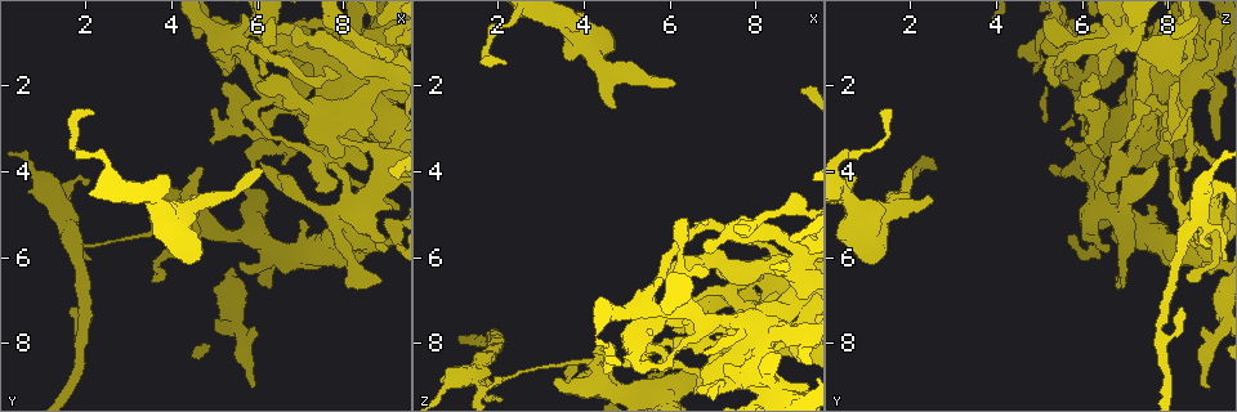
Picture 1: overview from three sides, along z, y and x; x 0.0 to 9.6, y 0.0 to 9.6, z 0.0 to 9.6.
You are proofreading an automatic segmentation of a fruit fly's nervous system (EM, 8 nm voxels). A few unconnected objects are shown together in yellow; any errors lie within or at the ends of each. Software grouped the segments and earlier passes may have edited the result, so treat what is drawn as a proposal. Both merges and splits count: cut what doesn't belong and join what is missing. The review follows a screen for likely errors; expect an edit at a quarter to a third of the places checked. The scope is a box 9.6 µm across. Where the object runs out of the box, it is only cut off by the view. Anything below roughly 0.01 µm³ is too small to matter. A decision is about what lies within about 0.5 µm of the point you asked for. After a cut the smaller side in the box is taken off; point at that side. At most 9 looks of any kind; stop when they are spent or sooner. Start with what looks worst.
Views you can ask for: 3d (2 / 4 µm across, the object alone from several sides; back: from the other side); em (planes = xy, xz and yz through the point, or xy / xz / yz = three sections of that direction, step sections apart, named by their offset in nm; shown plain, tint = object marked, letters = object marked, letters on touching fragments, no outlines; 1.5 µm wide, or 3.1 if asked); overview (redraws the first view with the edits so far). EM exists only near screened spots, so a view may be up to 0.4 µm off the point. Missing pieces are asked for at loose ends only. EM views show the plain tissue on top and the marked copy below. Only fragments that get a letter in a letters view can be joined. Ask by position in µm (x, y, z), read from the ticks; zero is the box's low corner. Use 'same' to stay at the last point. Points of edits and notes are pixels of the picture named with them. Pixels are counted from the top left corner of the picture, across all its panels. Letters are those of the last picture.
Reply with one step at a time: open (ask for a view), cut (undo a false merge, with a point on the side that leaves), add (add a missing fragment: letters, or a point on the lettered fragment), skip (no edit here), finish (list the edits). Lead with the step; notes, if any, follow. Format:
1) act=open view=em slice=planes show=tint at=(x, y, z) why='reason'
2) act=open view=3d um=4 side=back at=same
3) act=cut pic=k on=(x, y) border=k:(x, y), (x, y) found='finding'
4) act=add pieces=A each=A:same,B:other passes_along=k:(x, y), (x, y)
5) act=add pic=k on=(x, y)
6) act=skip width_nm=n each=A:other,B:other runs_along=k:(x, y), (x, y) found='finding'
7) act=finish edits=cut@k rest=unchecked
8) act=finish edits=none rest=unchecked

act=open view=em slice=planes show=tint at=(1.45, 5.15, 8.70) why='thin neck'

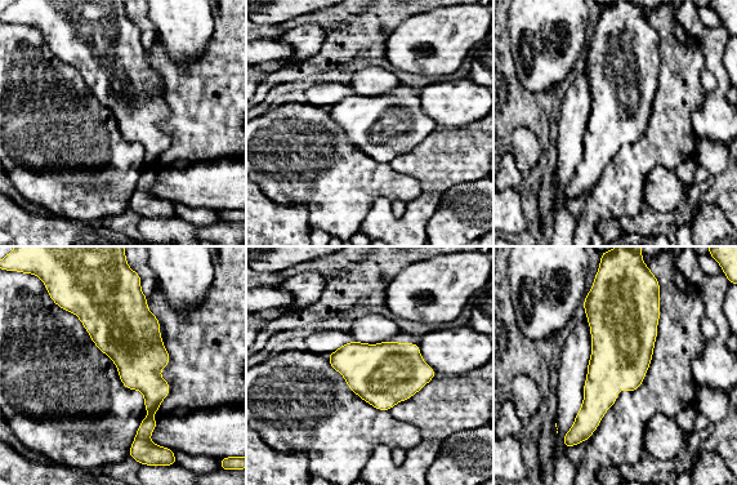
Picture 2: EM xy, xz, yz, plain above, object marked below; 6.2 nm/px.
act=open view=em slice=planes show=letters at=same why='see the neighbours'

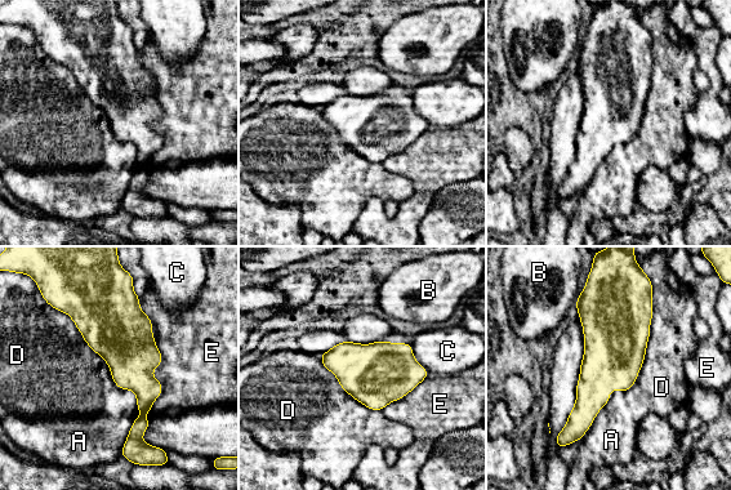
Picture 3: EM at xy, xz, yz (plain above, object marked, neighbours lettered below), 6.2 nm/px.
act=cut pic=3 on=(138, 378) each=A:other,B:other,C:other,D:other,E:other border=3:(141, 415), (145, 417) found='two neurons meet here'

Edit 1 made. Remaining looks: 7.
act=open view=em slice=yz step=8 show=tint at=(8.90, 3.70, 6.20) why='abrupt turn'

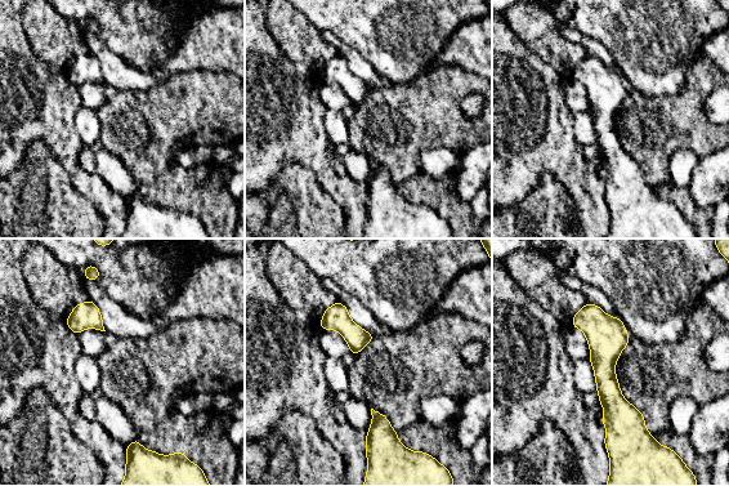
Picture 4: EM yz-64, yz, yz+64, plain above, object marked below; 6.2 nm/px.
act=open view=em slice=planes show=letters at=same why='another direction'

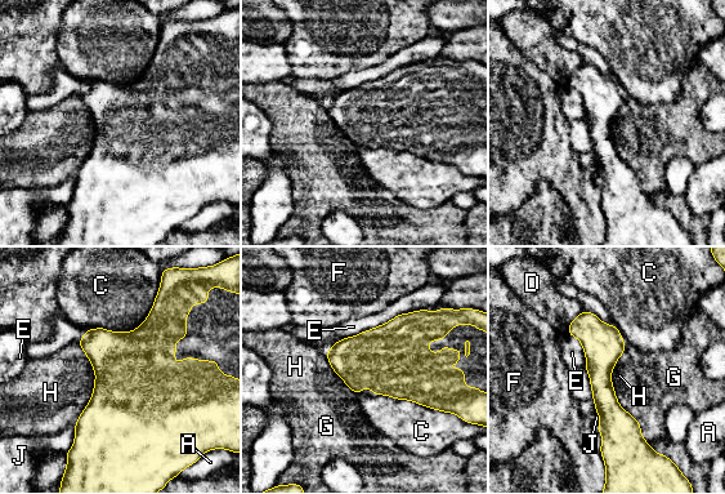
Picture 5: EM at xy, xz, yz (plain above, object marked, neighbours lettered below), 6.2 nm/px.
act=skip each=A:other,C:other,D:other,E:other,F:other,G:other,H:other,J:other border=5:(79, 343), (94, 387), (74, 422) found='all the same neuron'

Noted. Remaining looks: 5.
act=open view=em slice=xz step=4 show=letters at=(9.00, 5.80, 6.60)

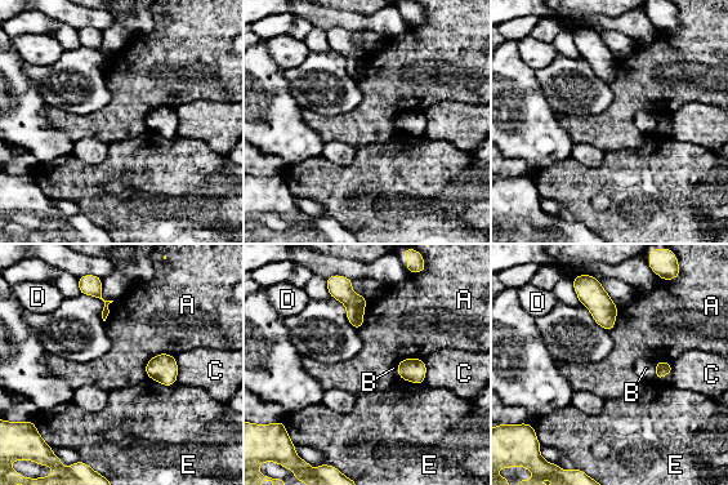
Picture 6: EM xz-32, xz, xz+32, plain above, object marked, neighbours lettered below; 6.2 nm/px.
act=open view=em slice=xy step=4 show=letters at=same

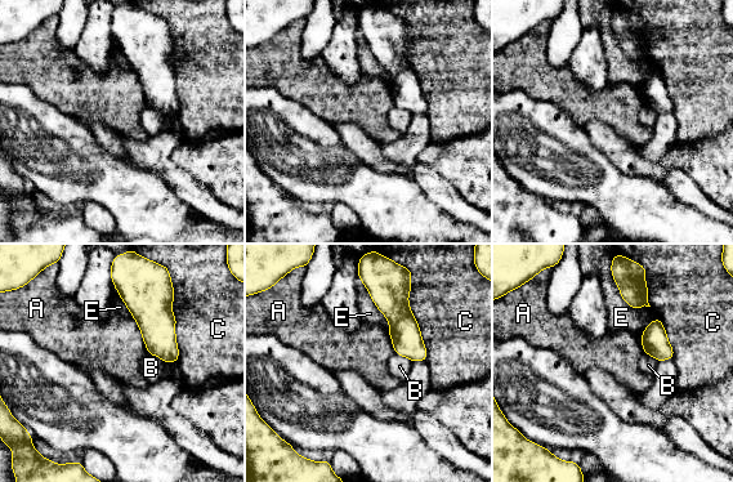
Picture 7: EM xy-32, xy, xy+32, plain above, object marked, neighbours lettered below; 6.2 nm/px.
act=skip each=A:other,B:other,C:other,E:other found='no lettered fragment goes on from it'

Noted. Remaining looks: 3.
act=open view=em slice=xy step=4 show=letters at=(5.85, 2.55, 7.35) why='sharp bend'

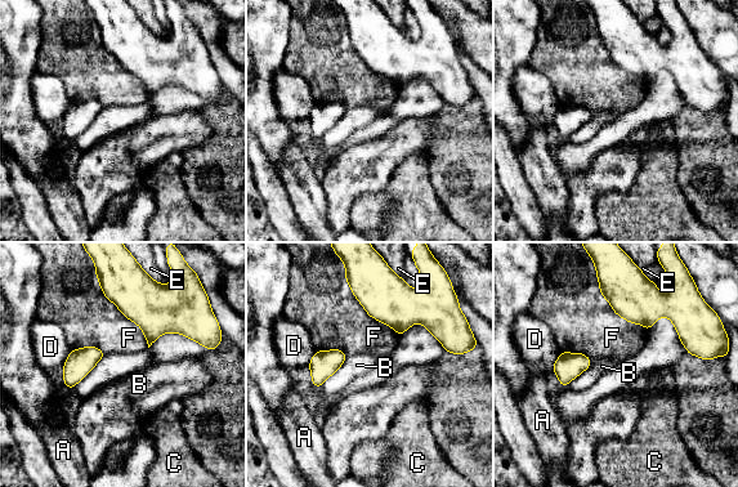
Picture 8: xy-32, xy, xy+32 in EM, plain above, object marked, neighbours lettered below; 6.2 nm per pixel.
act=skip longest_contact=F:260nm each=A:other,B:other,C:other,D:other,E:other,F:other border=8:(104, 353), (92, 370) found='all the same neuron'

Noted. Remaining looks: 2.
act=finish edits=cut@3 rest=unchecked

